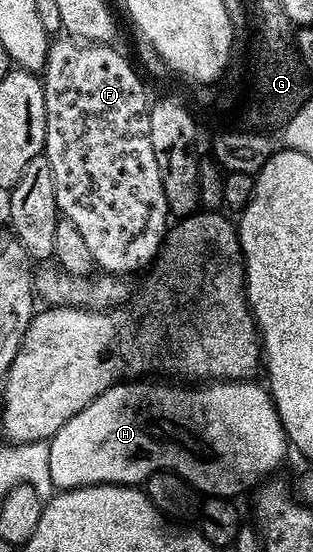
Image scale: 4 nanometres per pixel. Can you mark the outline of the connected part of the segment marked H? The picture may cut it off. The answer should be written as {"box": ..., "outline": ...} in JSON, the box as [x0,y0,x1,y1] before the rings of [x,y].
{"box":[49,379,289,495],"outline":[[[132,379],[121,381],[97,395],[89,407],[81,407],[69,423],[60,427],[49,439],[49,479],[56,490],[80,489],[83,485],[133,485],[142,486],[155,473],[175,473],[186,479],[189,484],[203,495],[219,495],[223,489],[251,489],[254,490],[260,483],[266,482],[272,476],[274,469],[283,465],[283,460],[289,453],[287,433],[283,430],[281,419],[277,415],[275,400],[270,392],[258,385],[258,380],[246,381],[213,381],[210,383],[175,383],[179,385],[154,385],[151,379]]]}

